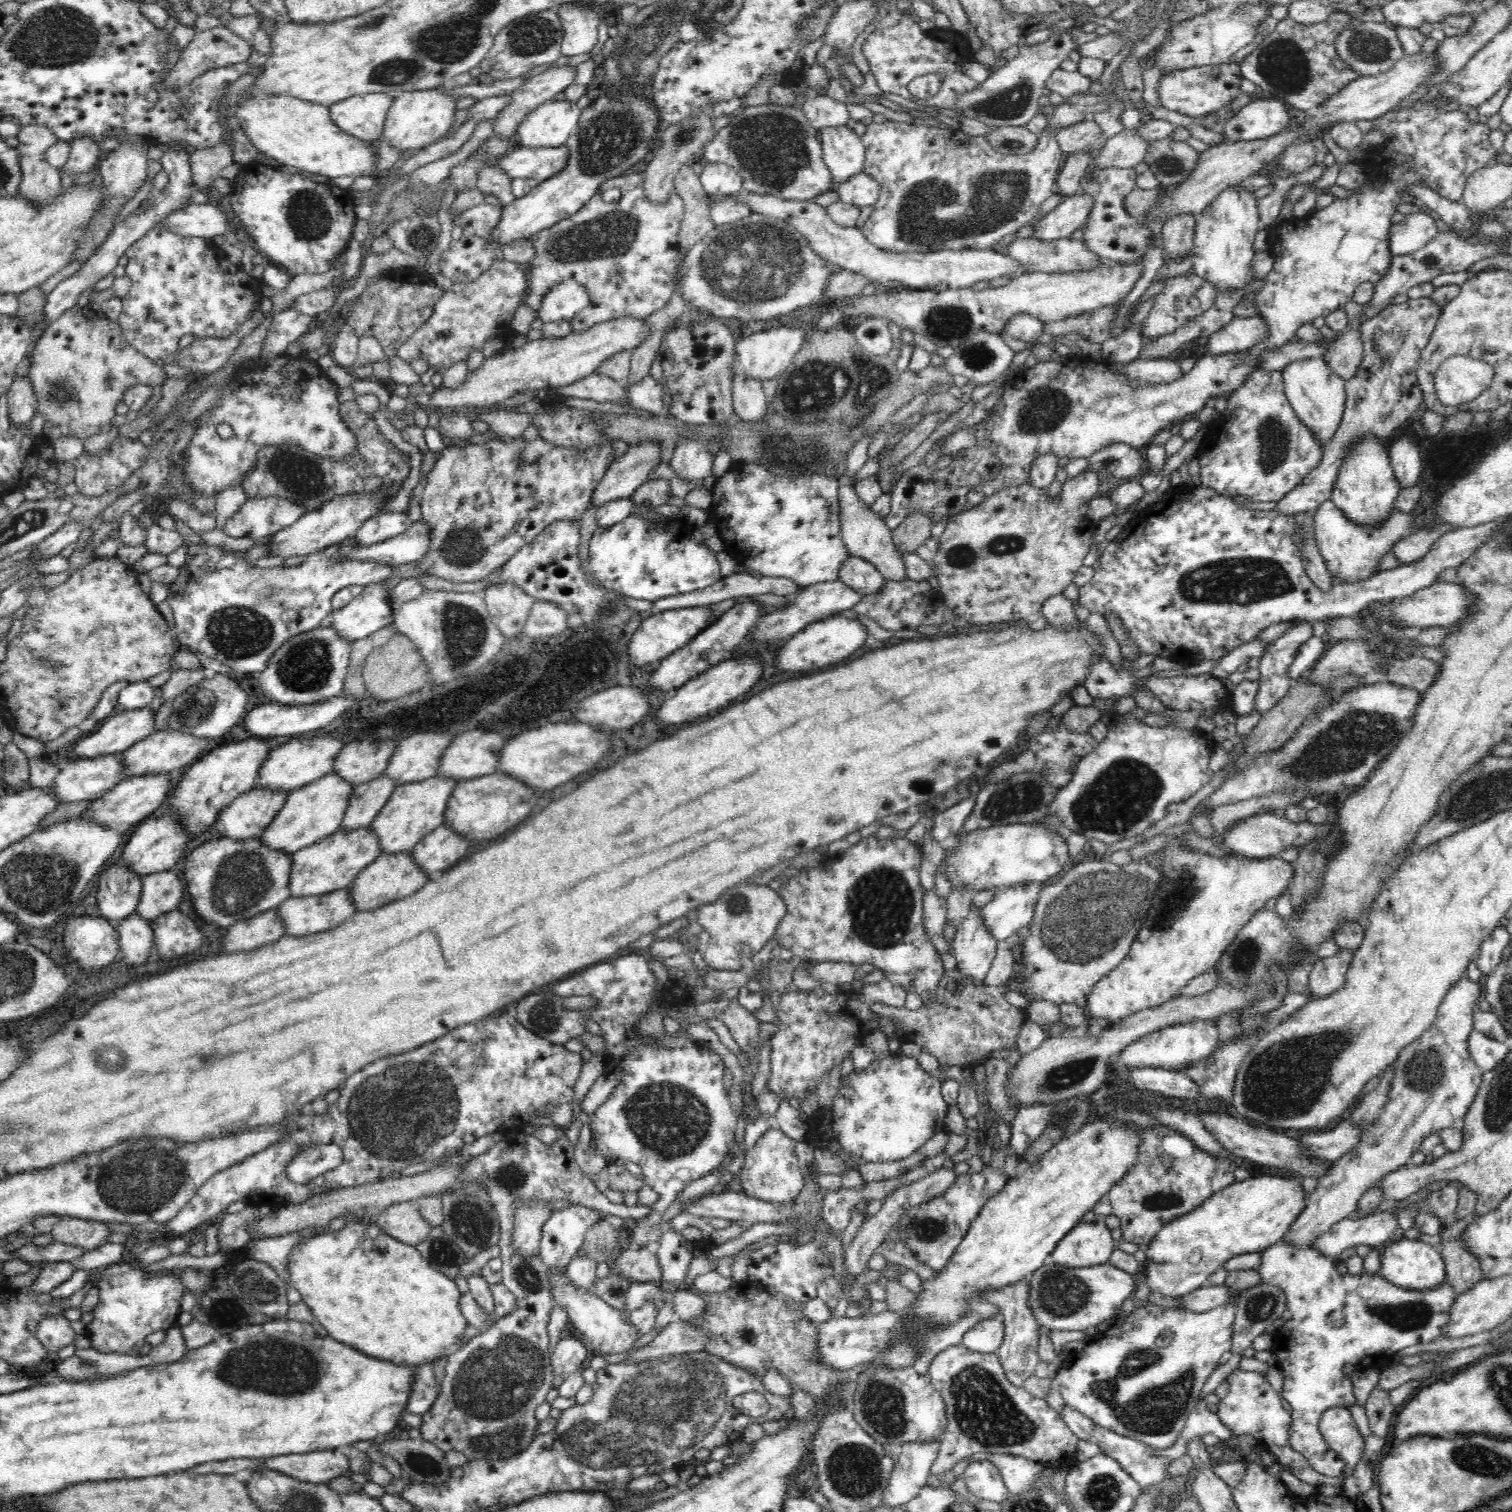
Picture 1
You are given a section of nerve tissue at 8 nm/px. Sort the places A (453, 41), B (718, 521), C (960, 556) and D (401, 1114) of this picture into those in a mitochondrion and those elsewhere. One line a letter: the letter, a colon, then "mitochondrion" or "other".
A: mitochondrion
B: other
C: mitochondrion
D: mitochondrion

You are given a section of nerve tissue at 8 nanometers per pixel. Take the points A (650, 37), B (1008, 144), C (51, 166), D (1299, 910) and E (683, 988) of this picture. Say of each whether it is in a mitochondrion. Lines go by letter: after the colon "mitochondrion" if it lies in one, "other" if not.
A: mitochondrion
B: mitochondrion
C: other
D: other
E: other

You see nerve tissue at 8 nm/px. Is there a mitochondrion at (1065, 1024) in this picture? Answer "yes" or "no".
no

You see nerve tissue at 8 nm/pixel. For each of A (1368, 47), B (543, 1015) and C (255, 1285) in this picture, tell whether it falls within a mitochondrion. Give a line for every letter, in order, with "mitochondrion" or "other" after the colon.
A: mitochondrion
B: mitochondrion
C: mitochondrion

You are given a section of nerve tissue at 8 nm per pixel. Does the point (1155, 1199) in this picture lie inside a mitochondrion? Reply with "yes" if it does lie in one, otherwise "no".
yes

